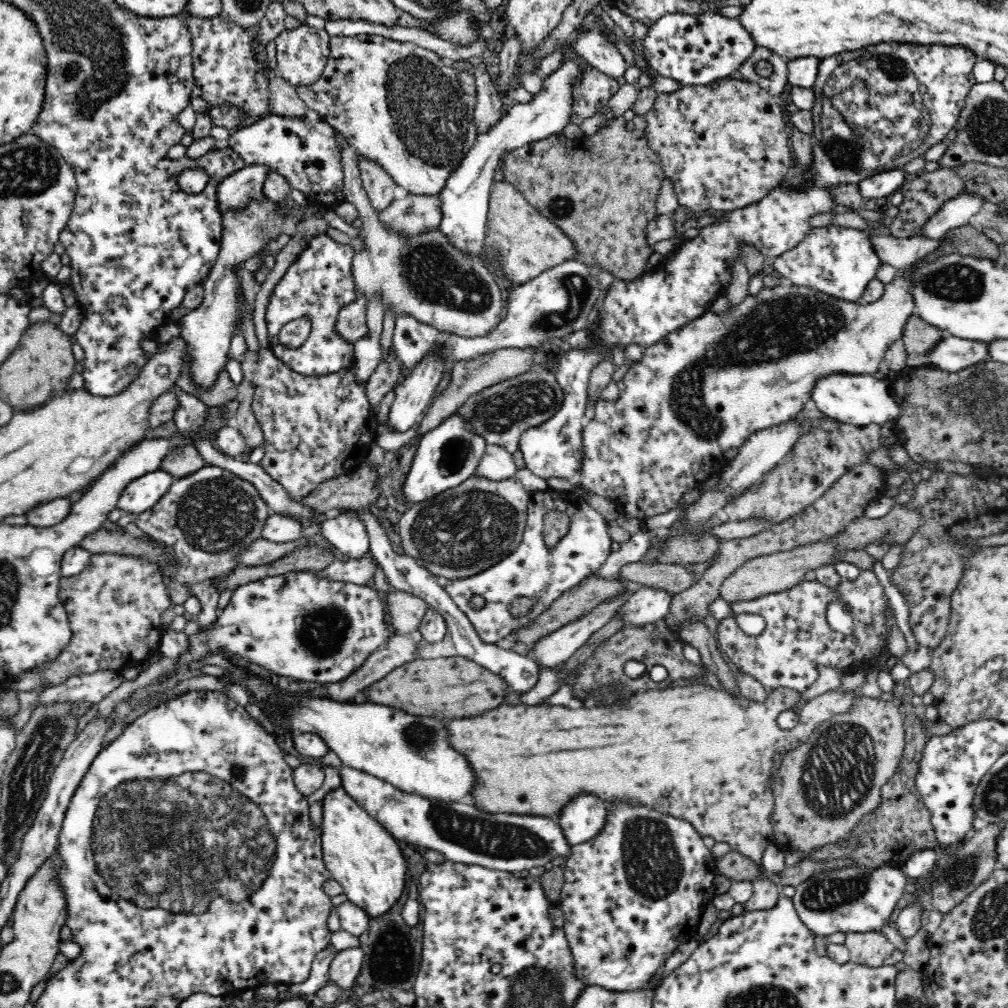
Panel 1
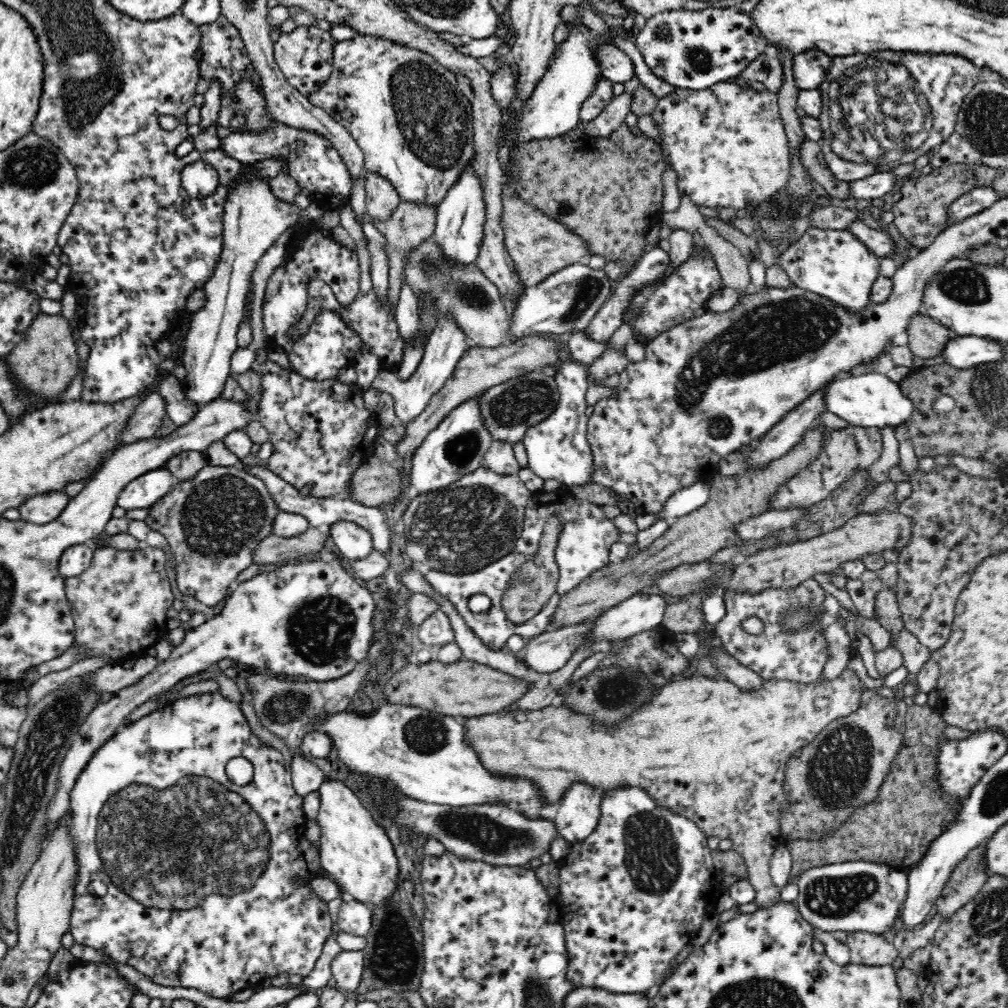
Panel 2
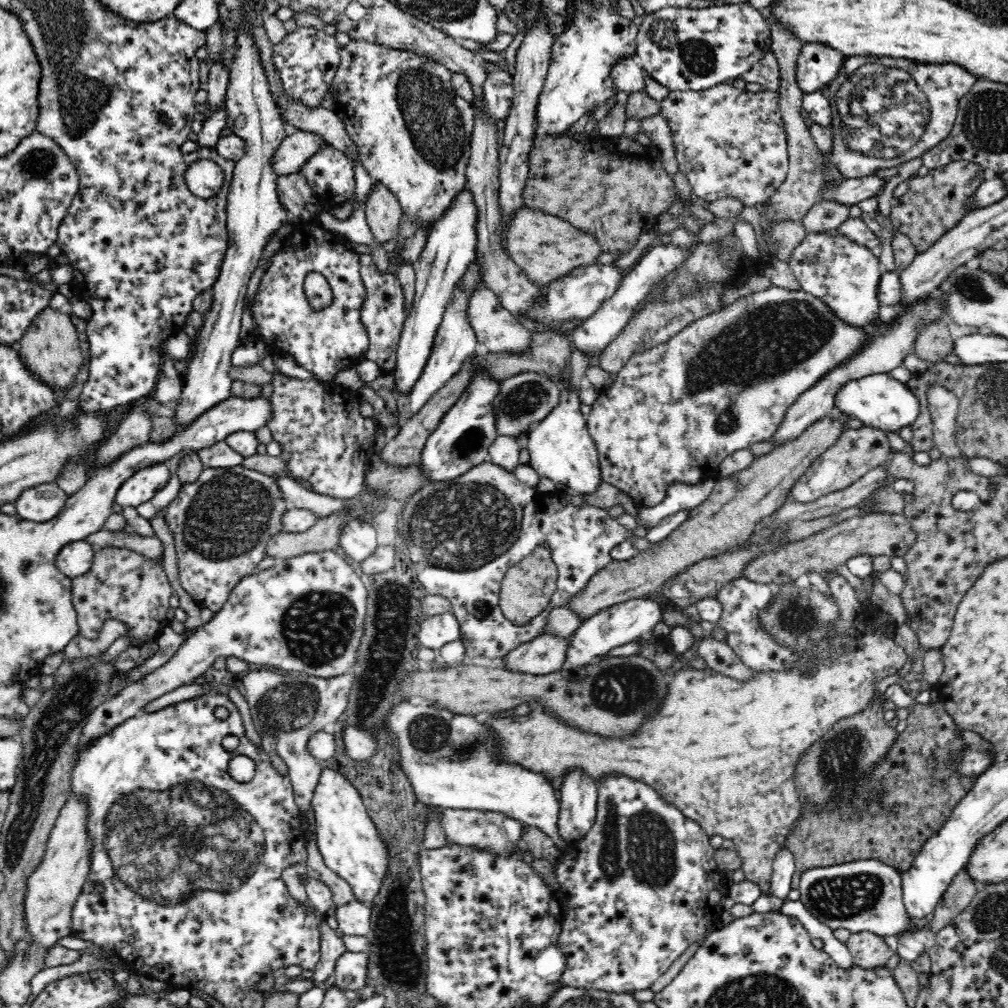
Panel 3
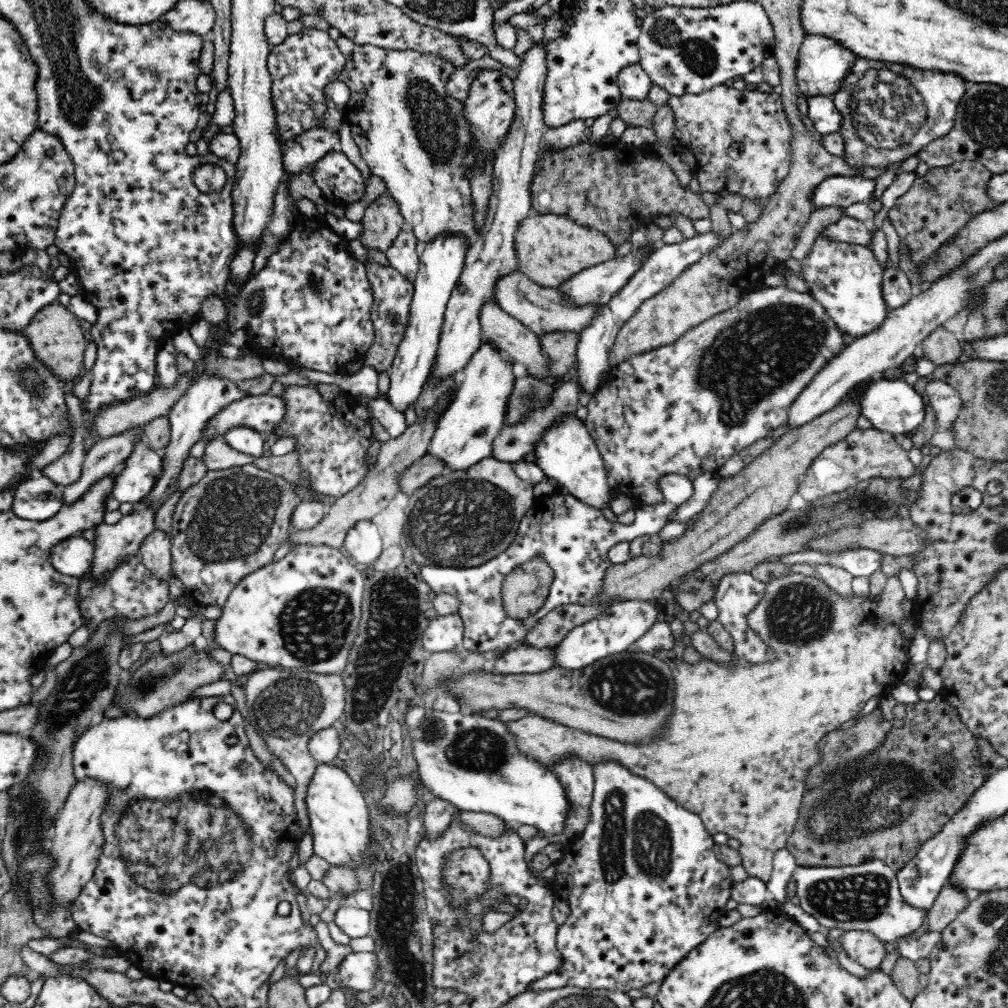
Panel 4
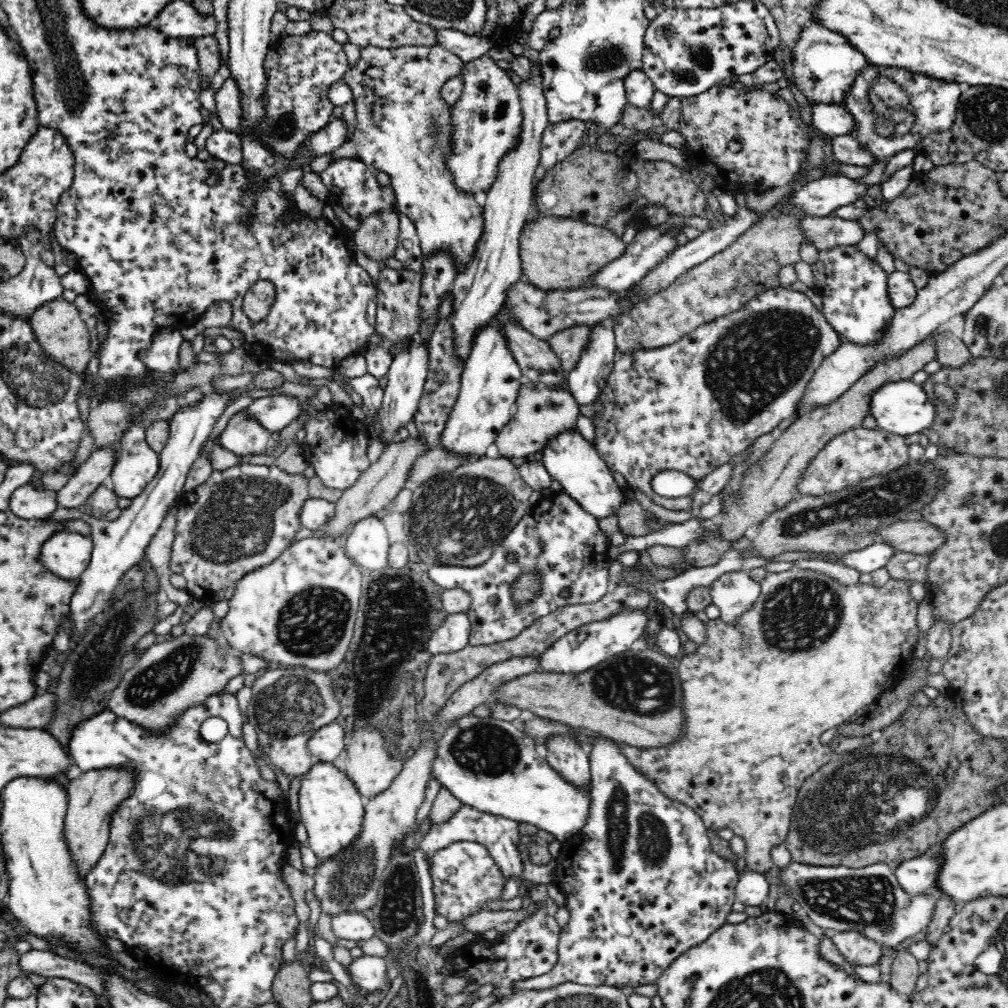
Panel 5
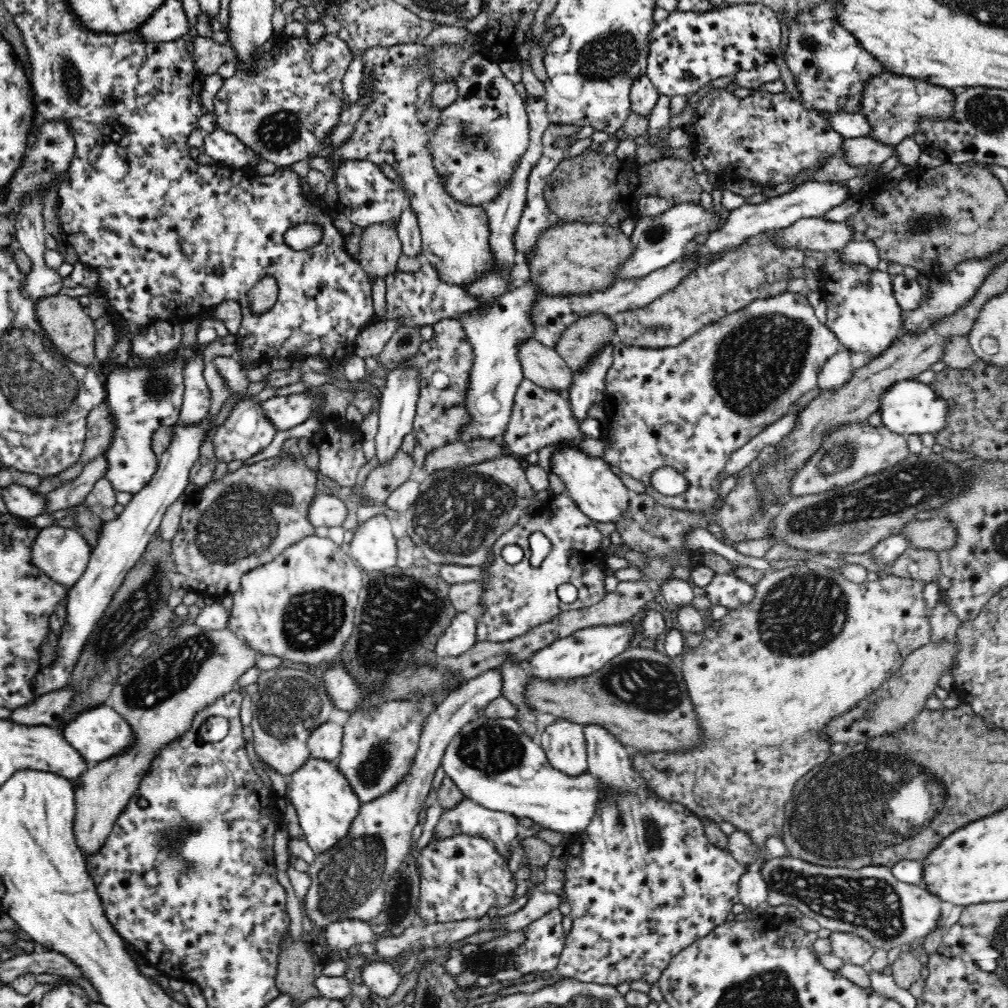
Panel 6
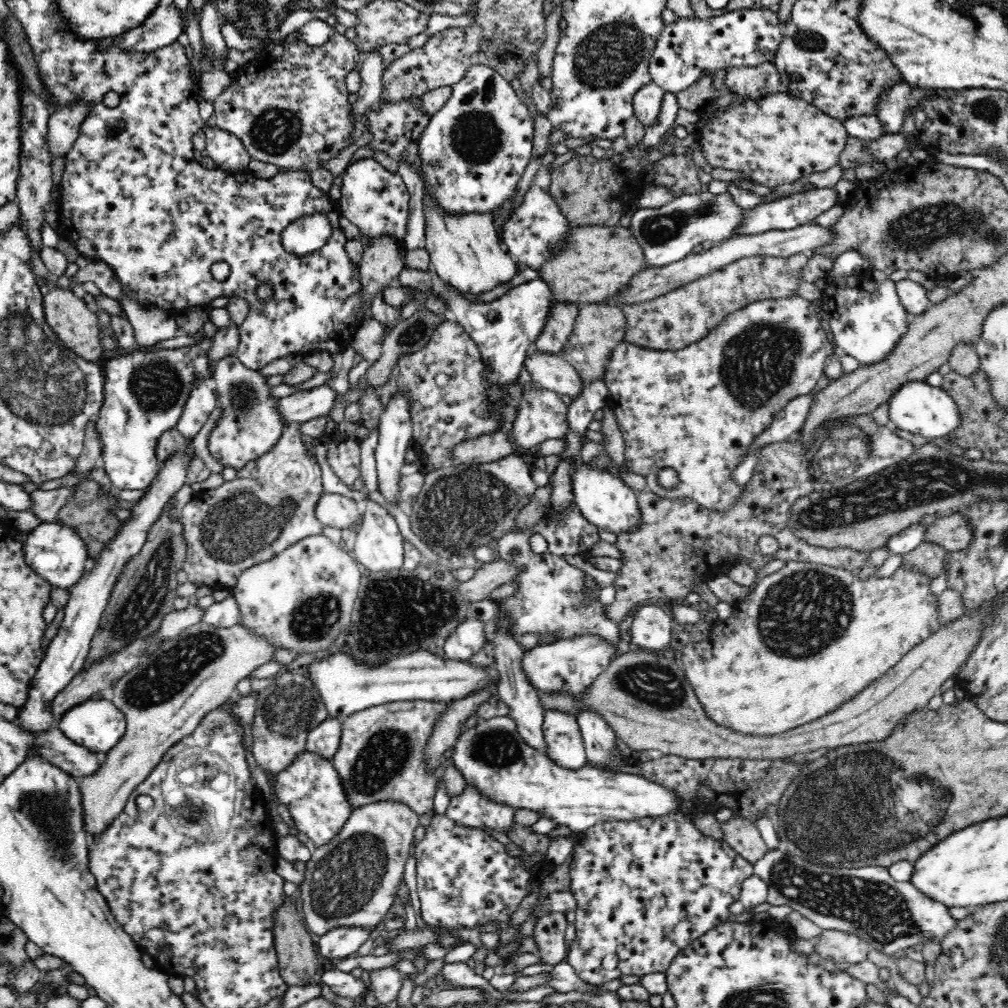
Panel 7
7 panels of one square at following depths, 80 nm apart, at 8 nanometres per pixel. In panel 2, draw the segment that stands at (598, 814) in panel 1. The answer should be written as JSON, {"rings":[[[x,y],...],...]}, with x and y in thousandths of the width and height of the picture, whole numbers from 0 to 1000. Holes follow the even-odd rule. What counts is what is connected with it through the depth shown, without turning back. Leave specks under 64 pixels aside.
{"rings":[[[569,778],[554,800],[550,817],[556,829],[564,836],[583,831],[596,811],[598,788],[583,778]]]}

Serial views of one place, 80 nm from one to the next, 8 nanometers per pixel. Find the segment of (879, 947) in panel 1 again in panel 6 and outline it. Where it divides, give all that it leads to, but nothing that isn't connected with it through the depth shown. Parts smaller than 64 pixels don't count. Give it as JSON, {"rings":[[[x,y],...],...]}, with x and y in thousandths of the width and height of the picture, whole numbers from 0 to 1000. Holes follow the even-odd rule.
{"rings":[[[825,926],[821,931],[825,937],[826,946],[839,956],[861,959],[861,953],[869,943],[860,933],[853,929],[839,926]]]}

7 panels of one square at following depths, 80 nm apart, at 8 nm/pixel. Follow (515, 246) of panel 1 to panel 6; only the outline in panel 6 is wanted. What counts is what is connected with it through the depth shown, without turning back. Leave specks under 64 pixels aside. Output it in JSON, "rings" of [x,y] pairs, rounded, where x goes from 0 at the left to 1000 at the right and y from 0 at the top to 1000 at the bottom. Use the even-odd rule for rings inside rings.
{"rings":[[[556,219],[535,230],[529,248],[522,251],[526,270],[524,279],[546,294],[583,292],[587,288],[605,284],[609,280],[607,272],[613,262],[617,262],[627,252],[627,240],[615,226]]]}

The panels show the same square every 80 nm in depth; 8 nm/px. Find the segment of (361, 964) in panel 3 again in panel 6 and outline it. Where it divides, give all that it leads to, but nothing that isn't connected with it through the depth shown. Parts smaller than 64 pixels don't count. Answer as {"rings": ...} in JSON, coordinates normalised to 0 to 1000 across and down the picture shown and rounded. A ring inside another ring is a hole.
{"rings":[[[363,952],[355,961],[360,976],[375,988],[385,990],[397,976],[397,968],[383,953]]]}

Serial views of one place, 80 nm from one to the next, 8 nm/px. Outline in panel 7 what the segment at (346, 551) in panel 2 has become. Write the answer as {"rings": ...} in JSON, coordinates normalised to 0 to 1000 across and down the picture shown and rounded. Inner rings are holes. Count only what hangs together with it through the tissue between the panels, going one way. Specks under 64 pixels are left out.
{"rings":[[[368,497],[360,501],[360,504],[362,506],[360,517],[352,532],[350,543],[352,556],[360,564],[369,567],[399,563],[402,535],[399,533],[391,514],[379,502]]]}

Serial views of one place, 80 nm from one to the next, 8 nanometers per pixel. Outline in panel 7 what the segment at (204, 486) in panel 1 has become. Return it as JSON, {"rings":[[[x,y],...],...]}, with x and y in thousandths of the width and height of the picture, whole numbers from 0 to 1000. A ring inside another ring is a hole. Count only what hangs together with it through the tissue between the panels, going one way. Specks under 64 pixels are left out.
{"rings":[[[290,420],[282,423],[270,447],[255,456],[244,458],[234,466],[231,476],[222,477],[215,484],[193,489],[182,502],[178,516],[181,519],[185,550],[180,565],[185,567],[188,577],[196,581],[202,579],[209,585],[231,583],[239,567],[268,556],[305,532],[319,528],[319,519],[312,511],[312,504],[319,490],[319,470],[313,456],[304,448],[304,440],[300,438],[300,431],[296,428],[298,422]]]}

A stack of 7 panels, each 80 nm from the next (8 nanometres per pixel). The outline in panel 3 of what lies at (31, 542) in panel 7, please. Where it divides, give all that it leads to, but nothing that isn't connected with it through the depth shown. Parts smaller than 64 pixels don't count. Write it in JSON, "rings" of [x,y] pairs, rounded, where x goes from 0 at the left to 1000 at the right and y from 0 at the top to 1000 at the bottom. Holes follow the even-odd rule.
{"rings":[[[75,537],[66,540],[55,554],[56,565],[68,574],[85,569],[92,558],[94,546],[85,537]]]}

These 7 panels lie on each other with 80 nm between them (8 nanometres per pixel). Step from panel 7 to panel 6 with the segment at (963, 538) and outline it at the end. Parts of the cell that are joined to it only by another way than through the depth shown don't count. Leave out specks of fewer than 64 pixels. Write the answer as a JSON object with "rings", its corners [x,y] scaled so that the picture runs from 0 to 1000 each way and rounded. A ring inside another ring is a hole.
{"rings":[[[929,512],[901,518],[891,530],[899,533],[901,543],[913,546],[933,547],[942,544],[948,538],[948,525],[944,519]]]}

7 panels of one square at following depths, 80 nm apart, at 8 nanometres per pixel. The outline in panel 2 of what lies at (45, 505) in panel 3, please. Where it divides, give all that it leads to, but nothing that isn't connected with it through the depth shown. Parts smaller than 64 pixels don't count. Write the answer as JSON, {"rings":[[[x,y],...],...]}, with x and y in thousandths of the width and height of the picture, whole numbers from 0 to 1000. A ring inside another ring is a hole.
{"rings":[[[64,488],[36,491],[21,500],[19,508],[25,517],[43,521],[56,516],[69,495]]]}

